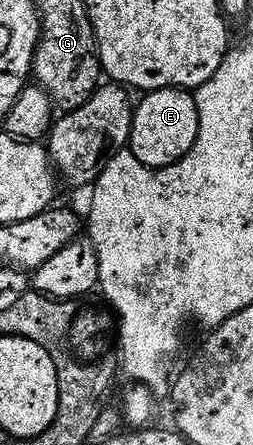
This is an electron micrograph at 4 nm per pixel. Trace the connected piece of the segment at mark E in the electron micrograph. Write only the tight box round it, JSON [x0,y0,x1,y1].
[130,89,200,169]

